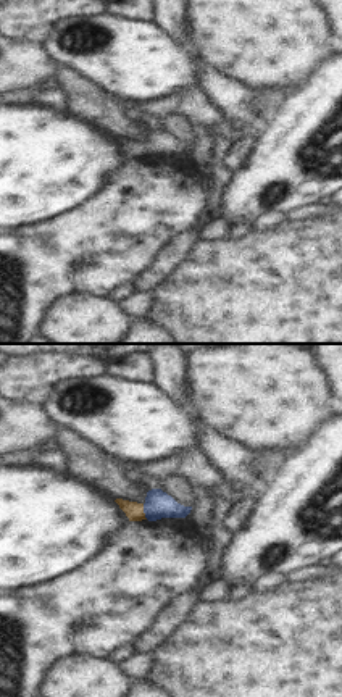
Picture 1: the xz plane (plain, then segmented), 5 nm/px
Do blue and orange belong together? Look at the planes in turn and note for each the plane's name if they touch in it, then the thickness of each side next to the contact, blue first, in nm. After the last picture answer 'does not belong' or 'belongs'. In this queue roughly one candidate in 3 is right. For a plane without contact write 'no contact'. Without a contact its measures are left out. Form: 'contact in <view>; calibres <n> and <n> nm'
contact in xz; calibres 140 and 90 nm

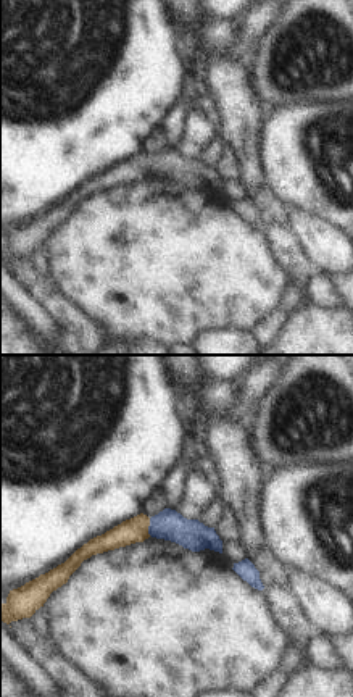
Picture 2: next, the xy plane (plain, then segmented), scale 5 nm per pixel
contact in xy; calibres 150 and 130 nm

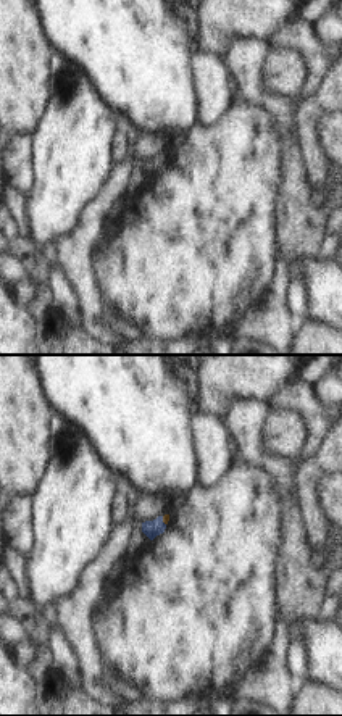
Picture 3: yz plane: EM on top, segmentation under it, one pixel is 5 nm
contact in yz; calibres 80 and 30 nm

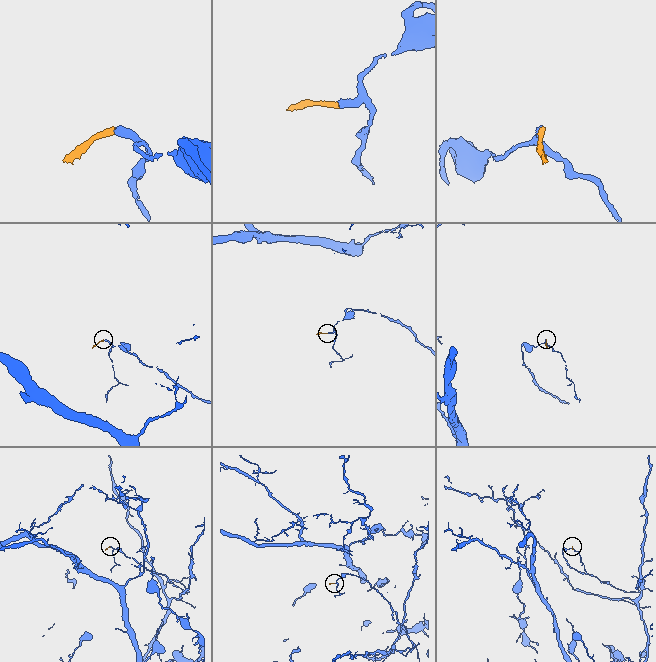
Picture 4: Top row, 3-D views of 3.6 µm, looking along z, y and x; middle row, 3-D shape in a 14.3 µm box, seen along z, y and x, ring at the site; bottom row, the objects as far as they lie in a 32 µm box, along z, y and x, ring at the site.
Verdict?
belongs

